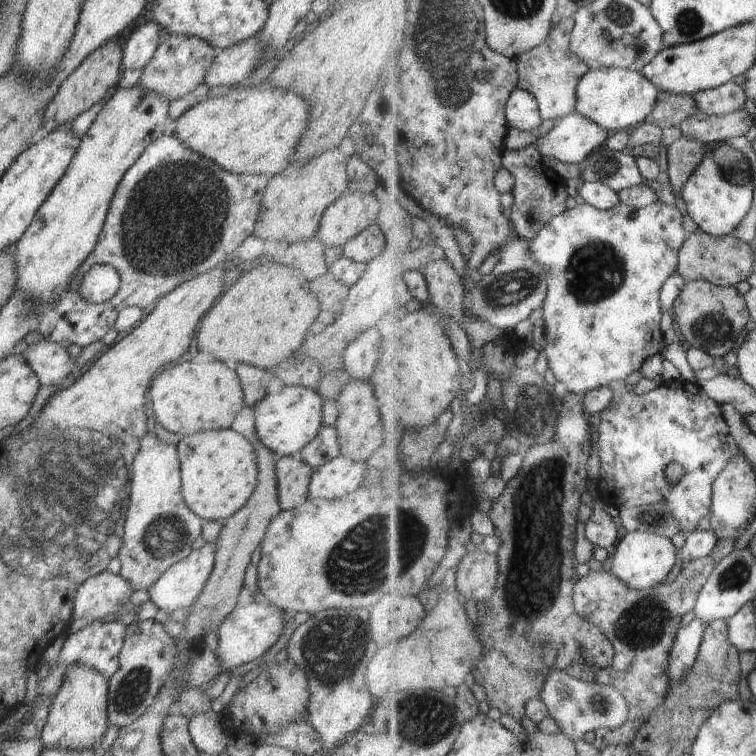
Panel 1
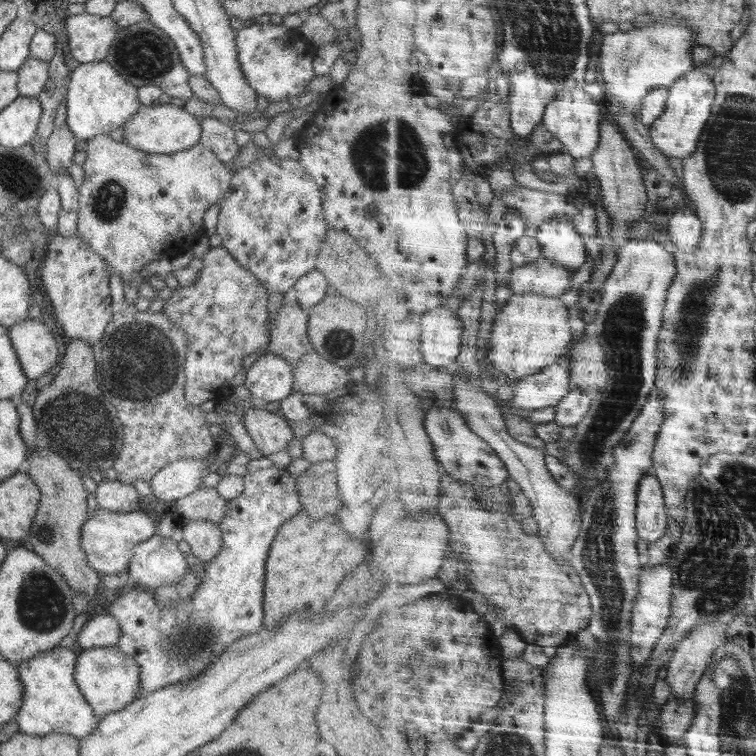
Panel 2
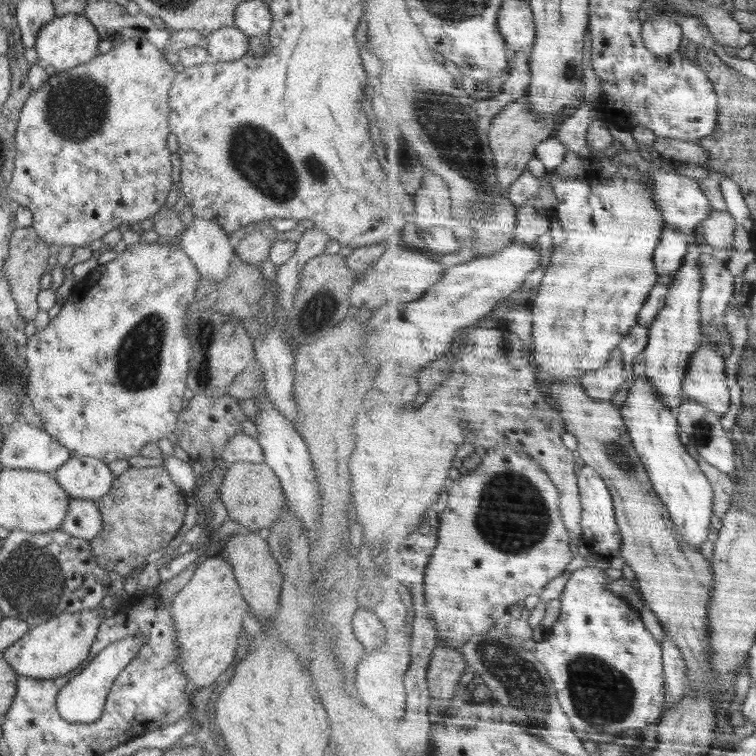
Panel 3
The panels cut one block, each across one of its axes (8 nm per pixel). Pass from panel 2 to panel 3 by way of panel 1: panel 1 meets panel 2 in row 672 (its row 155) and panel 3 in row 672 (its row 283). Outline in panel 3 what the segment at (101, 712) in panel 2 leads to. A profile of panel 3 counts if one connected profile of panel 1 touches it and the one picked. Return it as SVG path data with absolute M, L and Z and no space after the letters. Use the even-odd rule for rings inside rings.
M98 606L77 613L62 613L44 624L30 627L12 646L5 648L1 654L20 676L50 680L73 672L90 654L90 648L98 634L101 618L111 611Z

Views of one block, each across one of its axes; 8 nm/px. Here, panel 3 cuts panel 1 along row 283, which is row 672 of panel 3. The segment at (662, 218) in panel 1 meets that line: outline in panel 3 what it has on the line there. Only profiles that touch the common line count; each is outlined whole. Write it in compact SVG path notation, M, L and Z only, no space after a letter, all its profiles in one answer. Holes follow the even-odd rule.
M594 565L574 571L562 597L562 616L552 628L550 636L537 643L535 651L536 658L538 658L538 660L548 668L550 676L553 678L560 702L562 703L564 711L568 714L574 729L577 731L577 736L580 736L582 739L591 739L597 743L610 741L614 738L620 738L620 736L624 736L628 730L641 730L642 728L656 723L663 716L663 713L666 712L666 696L669 694L668 680L666 680L665 651L663 644L660 644L660 642L654 638L654 634L646 628L646 624L644 624L644 620L642 620L640 611L635 609L627 598L605 588L606 583L608 582L610 582L610 578L608 577L607 572L604 569L595 567ZM586 730L608 732L608 735L589 734Z

